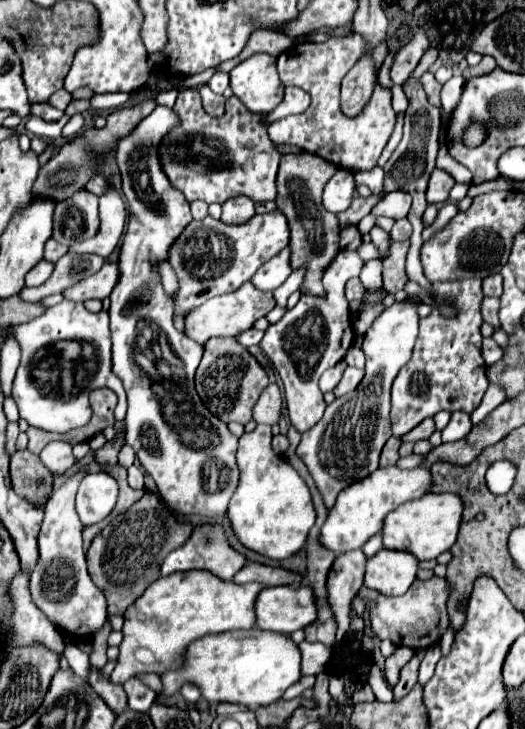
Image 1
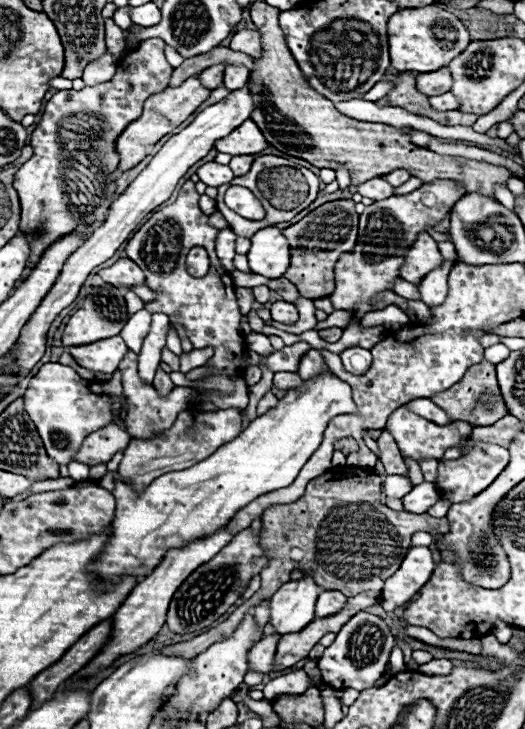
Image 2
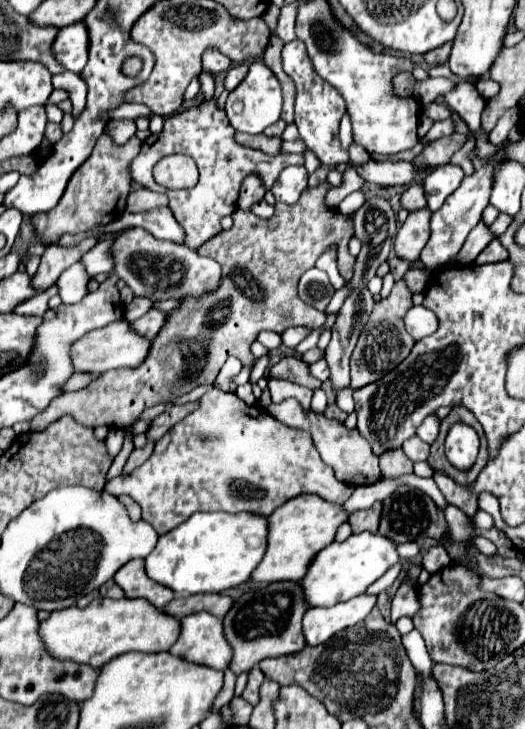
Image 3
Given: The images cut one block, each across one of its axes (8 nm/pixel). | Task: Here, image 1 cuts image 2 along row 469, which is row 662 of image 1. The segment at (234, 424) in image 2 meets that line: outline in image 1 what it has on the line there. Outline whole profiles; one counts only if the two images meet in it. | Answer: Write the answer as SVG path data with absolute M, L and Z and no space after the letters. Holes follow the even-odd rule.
M208 570L174 572L170 576L152 582L146 592L124 612L124 640L120 644L120 656L112 682L122 684L132 676L144 672L164 674L184 664L184 652L192 640L208 634L218 634L236 628L252 628L256 624L256 596L262 592L262 584L236 584L212 576Z

